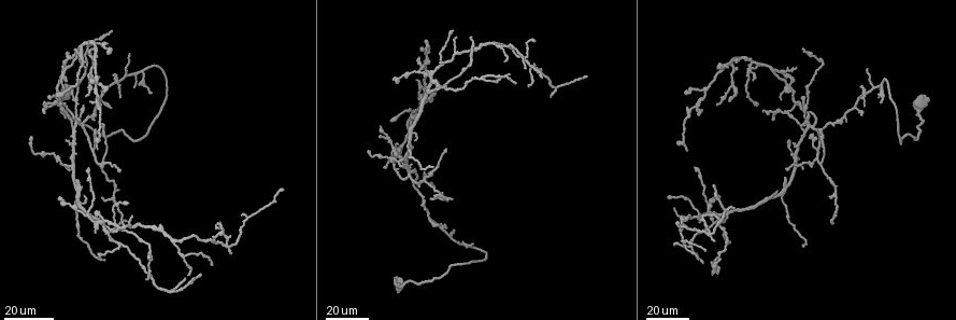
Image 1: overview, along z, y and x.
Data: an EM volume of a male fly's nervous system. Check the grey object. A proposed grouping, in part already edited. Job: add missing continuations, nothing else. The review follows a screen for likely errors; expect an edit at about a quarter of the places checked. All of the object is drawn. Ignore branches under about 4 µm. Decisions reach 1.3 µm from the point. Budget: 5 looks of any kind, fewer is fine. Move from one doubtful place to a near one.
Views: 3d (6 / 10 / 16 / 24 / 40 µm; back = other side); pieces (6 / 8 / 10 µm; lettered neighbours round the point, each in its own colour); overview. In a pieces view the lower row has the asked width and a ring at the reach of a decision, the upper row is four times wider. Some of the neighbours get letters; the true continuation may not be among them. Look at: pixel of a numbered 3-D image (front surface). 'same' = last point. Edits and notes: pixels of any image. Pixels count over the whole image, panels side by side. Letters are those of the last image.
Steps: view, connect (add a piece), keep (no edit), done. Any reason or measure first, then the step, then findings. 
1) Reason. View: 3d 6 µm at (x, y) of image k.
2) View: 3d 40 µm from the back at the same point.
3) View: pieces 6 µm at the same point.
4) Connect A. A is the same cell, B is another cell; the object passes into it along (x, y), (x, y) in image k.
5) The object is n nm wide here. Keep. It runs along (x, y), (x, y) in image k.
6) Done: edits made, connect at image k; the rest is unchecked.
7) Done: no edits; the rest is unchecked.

An open end. View: 3d 24 µm at (425, 42) of image 1.

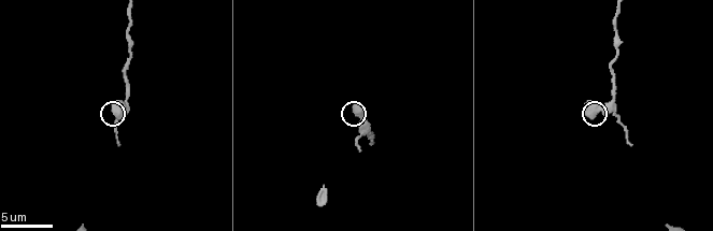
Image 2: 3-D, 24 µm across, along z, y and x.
View: pieces 8 µm at (358, 105) of image 2.

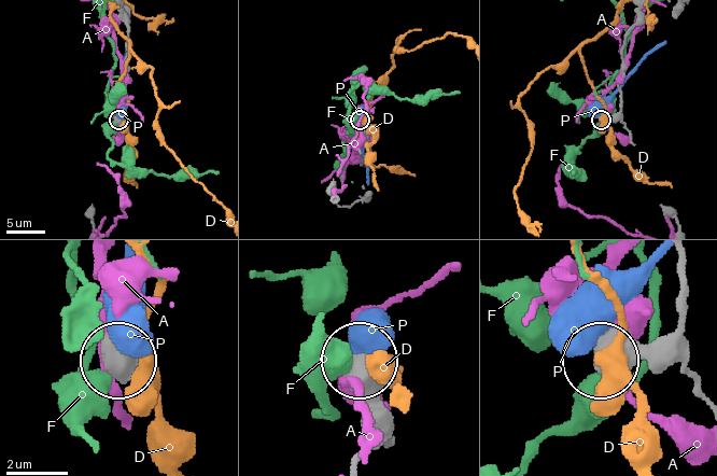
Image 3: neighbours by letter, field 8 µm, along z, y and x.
Keep. A, D, F and P are other cells; no lettered piece goes on from it.

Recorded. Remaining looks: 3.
View: 3d 40 µm at (718, 258) of image 1.

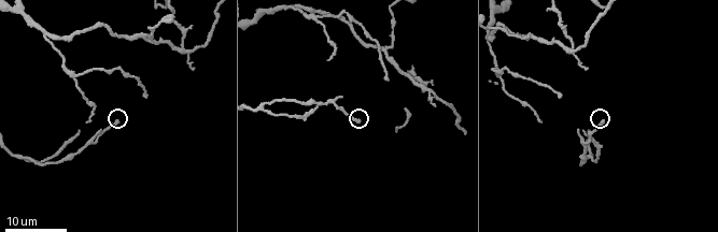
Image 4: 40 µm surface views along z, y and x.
View: pieces 6 µm at (360, 120) of image 4.

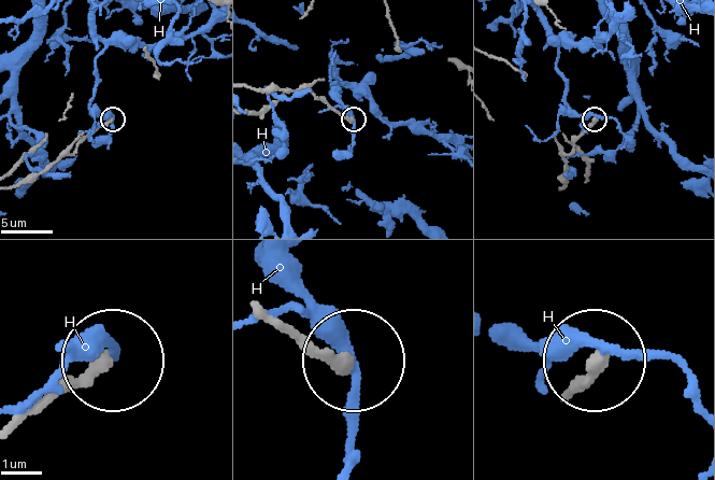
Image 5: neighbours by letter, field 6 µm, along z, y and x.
Keep. H is another cell; it runs along (22, 424), (111, 366) in image 5; no lettered piece goes on from it.

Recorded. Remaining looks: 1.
Done: no edits; the rest is unchecked.

